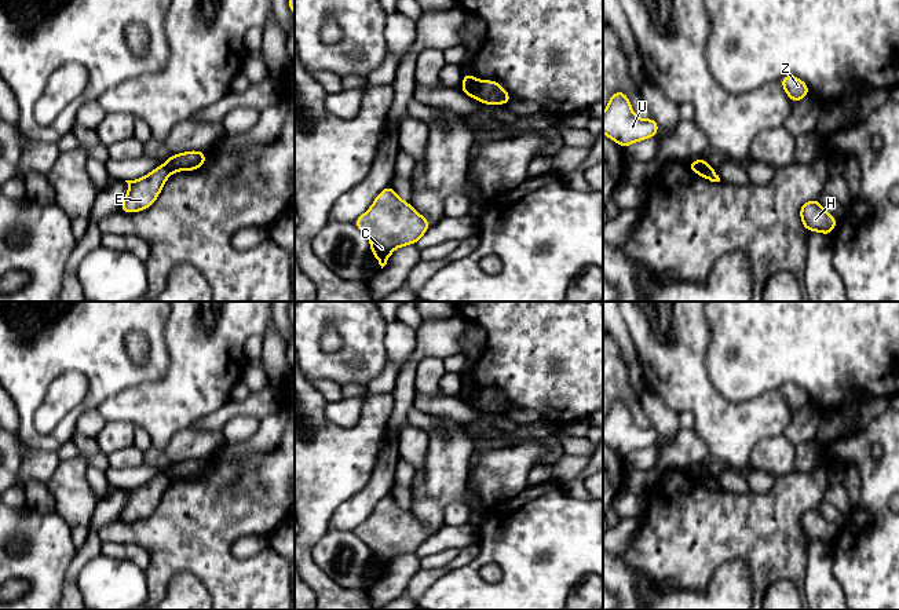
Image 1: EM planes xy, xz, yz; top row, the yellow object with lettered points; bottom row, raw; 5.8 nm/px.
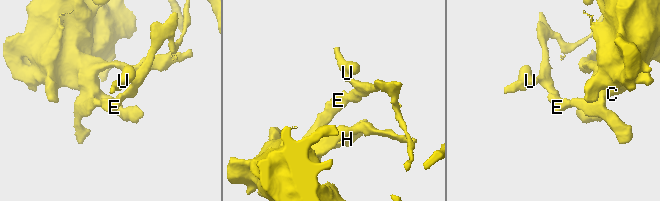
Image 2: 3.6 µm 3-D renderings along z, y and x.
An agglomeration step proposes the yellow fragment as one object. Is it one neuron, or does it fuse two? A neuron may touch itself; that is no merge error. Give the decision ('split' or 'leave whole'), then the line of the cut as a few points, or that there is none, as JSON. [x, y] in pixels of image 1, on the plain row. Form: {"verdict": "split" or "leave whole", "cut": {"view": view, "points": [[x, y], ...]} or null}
{"verdict": "split", "cut": {"view": "xz", "points": [[478, 390], [474, 406]]}}

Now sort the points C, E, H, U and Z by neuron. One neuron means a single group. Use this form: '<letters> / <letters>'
C E H Z / U

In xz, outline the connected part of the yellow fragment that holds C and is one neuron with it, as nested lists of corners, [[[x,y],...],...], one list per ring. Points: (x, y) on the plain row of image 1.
[[[391,493],[377,503],[370,516],[354,533],[369,547],[370,560],[381,577],[396,556],[419,552],[421,544],[432,536]]]

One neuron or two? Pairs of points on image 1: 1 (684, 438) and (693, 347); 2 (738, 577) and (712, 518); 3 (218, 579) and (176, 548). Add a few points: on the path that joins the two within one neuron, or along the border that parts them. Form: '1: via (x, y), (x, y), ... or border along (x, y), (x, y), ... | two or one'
1: border along (693, 430), (712, 455) | two
2: border along (752, 569), (741, 559), (728, 559), (709, 583) | two
3: via (208, 569), (186, 548) | one

